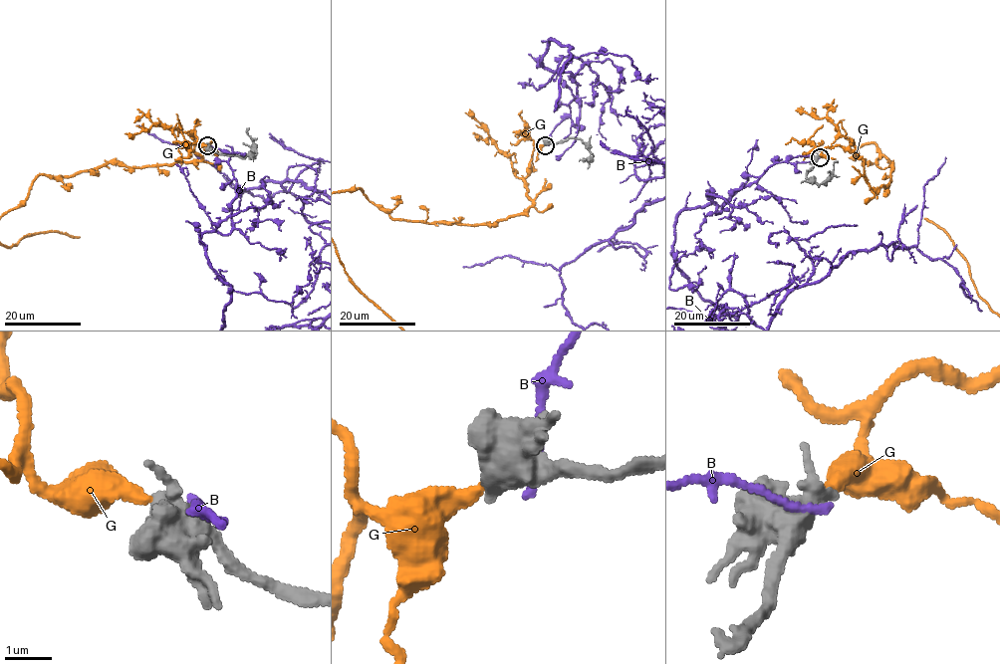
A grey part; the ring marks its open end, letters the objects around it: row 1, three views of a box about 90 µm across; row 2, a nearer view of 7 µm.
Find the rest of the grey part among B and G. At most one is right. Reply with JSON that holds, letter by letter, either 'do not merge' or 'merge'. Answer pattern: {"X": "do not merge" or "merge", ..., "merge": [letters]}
{"B": "do not merge", "G": "do not merge", "merge": []}

